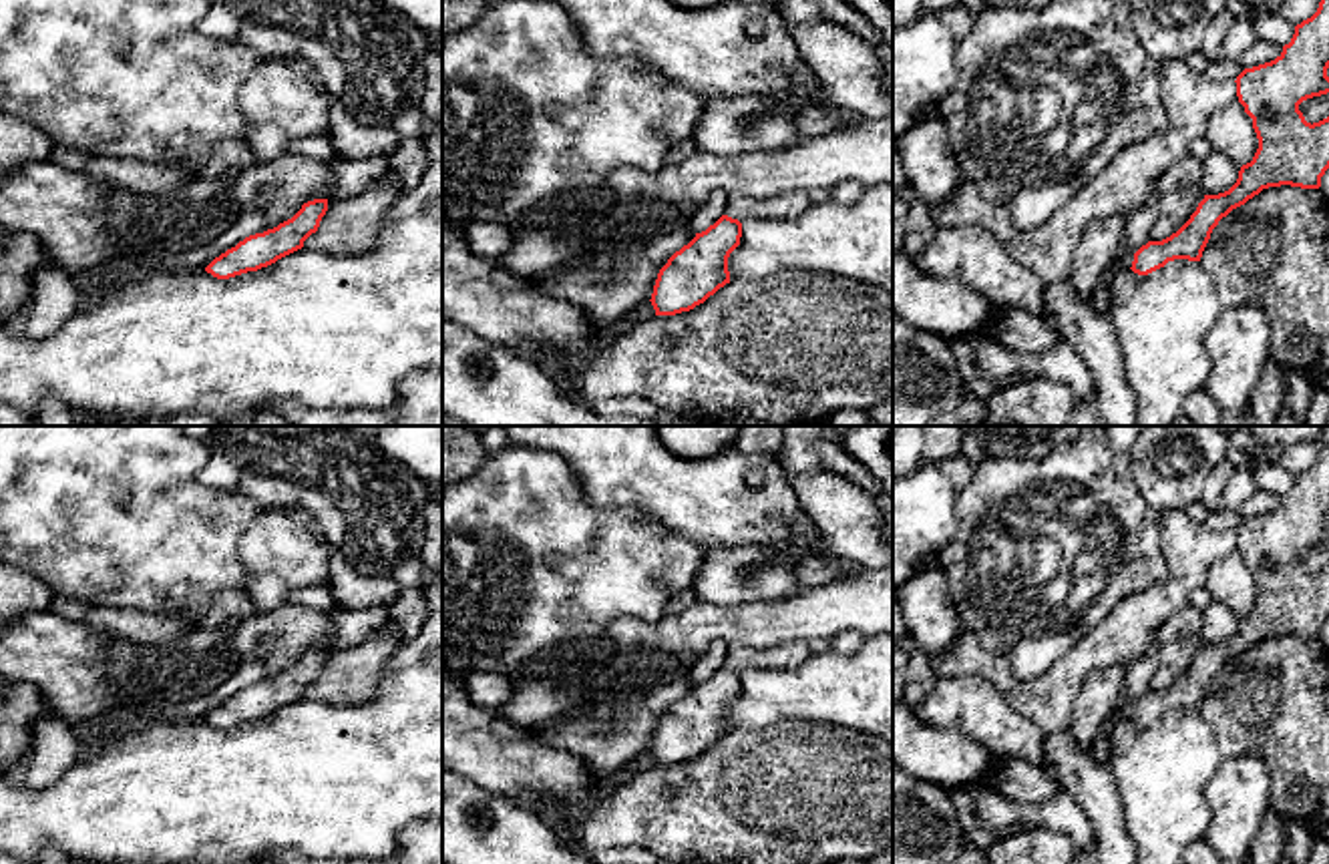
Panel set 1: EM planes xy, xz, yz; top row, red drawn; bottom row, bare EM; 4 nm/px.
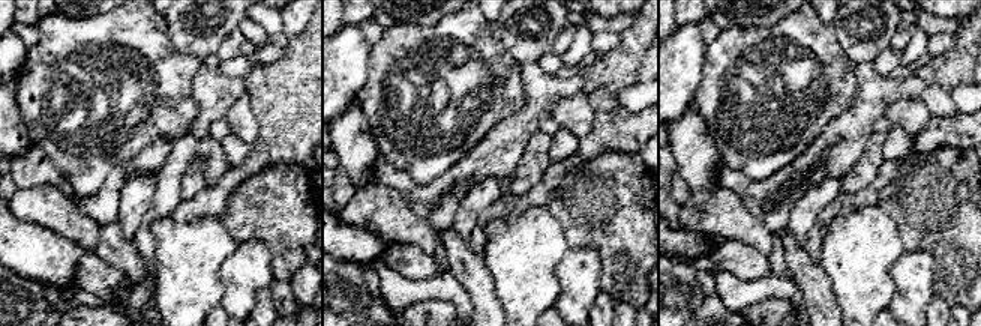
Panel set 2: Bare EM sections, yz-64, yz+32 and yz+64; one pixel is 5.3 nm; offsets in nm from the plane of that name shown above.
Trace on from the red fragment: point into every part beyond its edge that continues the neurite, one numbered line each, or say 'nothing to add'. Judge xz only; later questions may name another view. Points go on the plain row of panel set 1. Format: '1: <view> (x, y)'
1: xz (740, 656)

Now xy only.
nothing to add

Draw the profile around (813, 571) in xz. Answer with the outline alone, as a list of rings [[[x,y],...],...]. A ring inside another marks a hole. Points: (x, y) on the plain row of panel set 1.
[[[810,557],[798,565],[796,579],[802,587],[826,585],[838,579],[838,567],[820,557]]]

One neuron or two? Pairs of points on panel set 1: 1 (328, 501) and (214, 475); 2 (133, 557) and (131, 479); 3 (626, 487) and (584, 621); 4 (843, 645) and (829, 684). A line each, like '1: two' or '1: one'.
1: one
2: one
3: two
4: two

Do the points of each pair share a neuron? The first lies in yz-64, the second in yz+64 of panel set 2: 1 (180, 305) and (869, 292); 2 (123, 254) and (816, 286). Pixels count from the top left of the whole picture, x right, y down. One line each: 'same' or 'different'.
1: same
2: same

